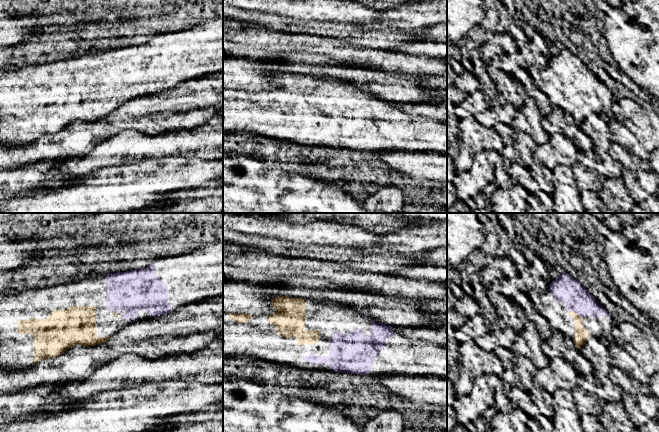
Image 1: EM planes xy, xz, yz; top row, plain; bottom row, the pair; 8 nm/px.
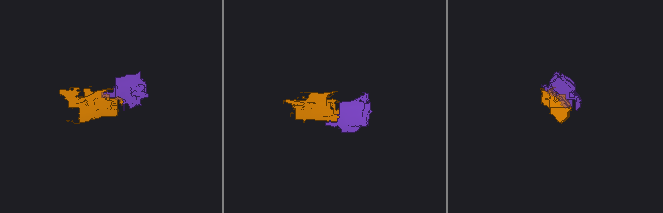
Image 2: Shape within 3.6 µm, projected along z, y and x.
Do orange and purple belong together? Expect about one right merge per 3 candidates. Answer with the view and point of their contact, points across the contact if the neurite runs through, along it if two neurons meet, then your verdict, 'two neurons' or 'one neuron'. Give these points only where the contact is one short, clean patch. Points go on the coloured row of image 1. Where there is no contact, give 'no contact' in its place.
yz (575, 312) | across yz (582, 334), (575, 312), (577, 298) | one neuron

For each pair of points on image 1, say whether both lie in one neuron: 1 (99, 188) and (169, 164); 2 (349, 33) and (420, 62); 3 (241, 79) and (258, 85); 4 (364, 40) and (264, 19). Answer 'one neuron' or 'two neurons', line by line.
1: one neuron
2: two neurons
3: one neuron
4: one neuron

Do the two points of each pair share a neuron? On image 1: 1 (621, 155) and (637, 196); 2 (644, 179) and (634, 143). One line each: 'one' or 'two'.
1: one
2: two

